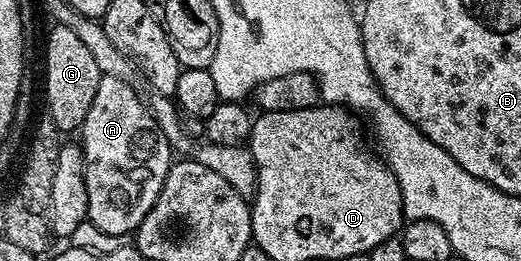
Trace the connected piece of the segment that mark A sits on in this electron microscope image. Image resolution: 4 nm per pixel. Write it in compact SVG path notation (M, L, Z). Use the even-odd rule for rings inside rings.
M102 76L96 87L96 99L88 107L88 115L80 130L82 162L84 163L84 187L88 189L88 220L100 231L108 235L120 235L125 238L137 230L138 225L152 211L164 179L172 164L172 150L168 139L160 131L156 119L150 113L150 107L134 90L135 86L123 77Z

